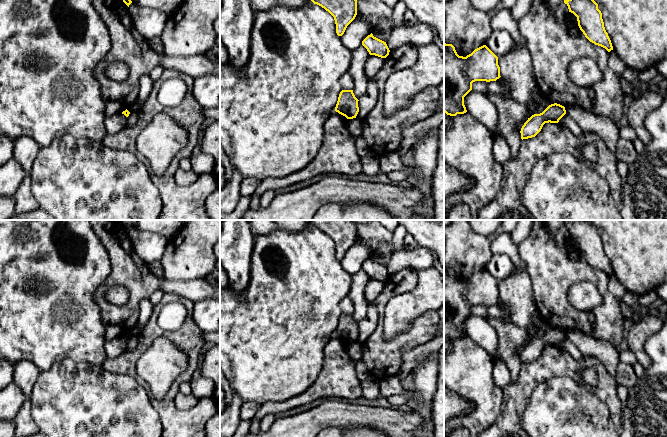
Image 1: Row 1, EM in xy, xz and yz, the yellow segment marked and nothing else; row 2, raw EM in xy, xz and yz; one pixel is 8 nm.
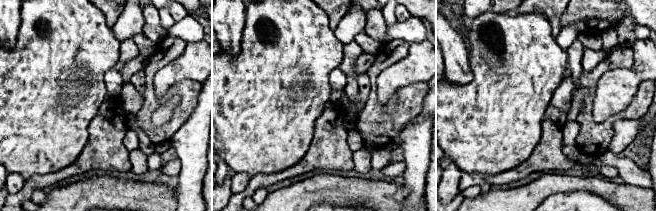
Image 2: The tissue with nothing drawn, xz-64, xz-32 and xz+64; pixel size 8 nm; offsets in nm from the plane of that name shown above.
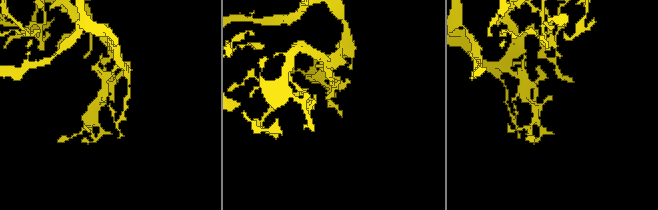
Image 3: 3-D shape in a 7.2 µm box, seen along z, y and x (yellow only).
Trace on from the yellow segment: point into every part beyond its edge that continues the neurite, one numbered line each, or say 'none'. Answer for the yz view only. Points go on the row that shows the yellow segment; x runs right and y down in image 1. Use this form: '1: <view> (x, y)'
none

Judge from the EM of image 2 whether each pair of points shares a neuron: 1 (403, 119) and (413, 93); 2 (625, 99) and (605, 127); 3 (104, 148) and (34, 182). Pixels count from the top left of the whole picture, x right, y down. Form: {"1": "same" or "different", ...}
{"1": "same", "2": "different", "3": "same"}

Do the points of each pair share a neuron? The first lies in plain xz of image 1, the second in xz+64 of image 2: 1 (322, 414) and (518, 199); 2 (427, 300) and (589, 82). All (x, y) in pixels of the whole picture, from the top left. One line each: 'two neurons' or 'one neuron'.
1: one neuron
2: two neurons

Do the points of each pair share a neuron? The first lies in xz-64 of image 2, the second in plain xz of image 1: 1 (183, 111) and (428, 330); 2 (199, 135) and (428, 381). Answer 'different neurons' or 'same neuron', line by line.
1: same neuron
2: same neuron

